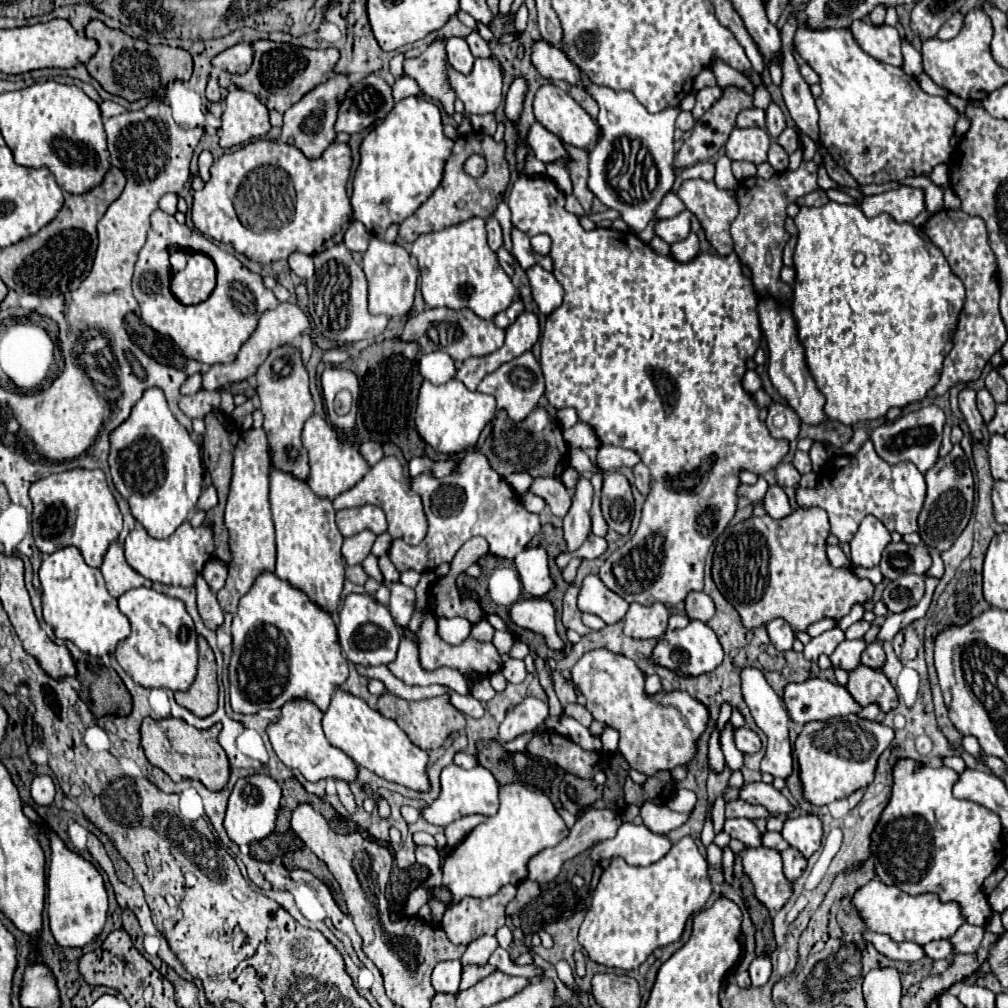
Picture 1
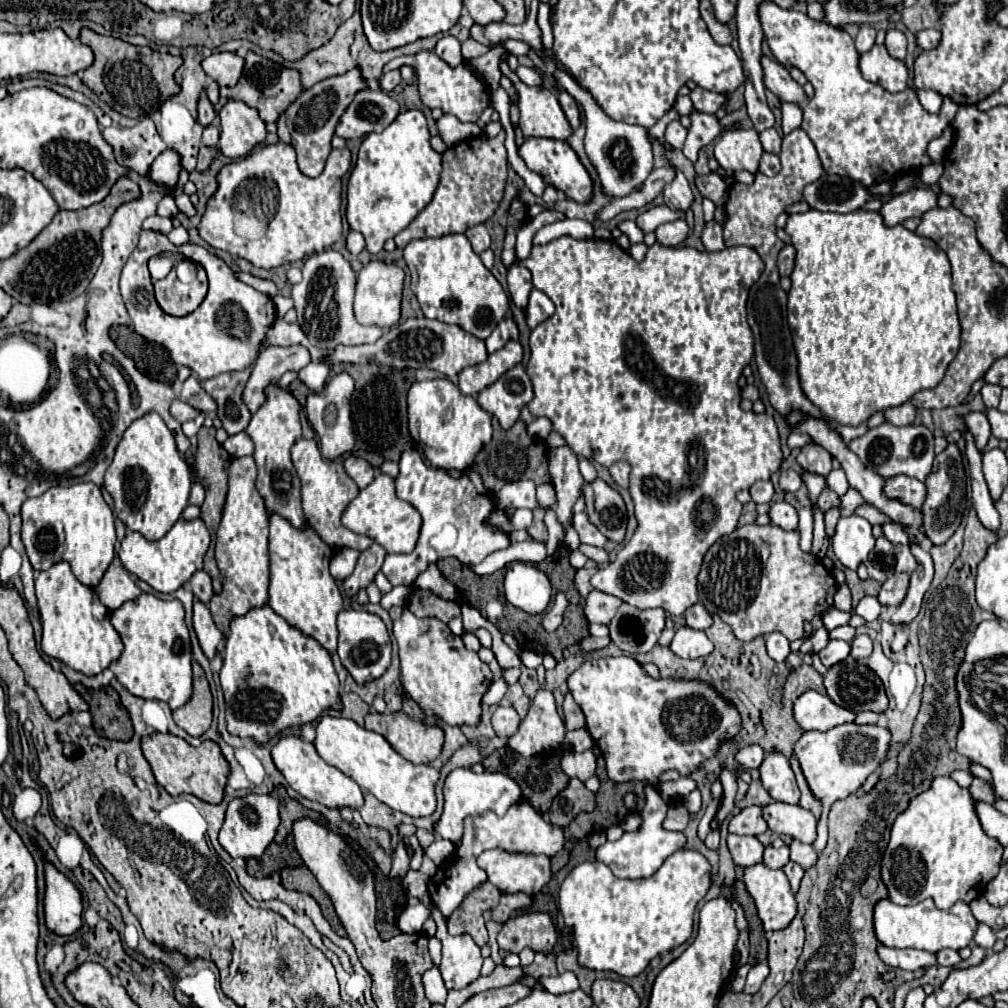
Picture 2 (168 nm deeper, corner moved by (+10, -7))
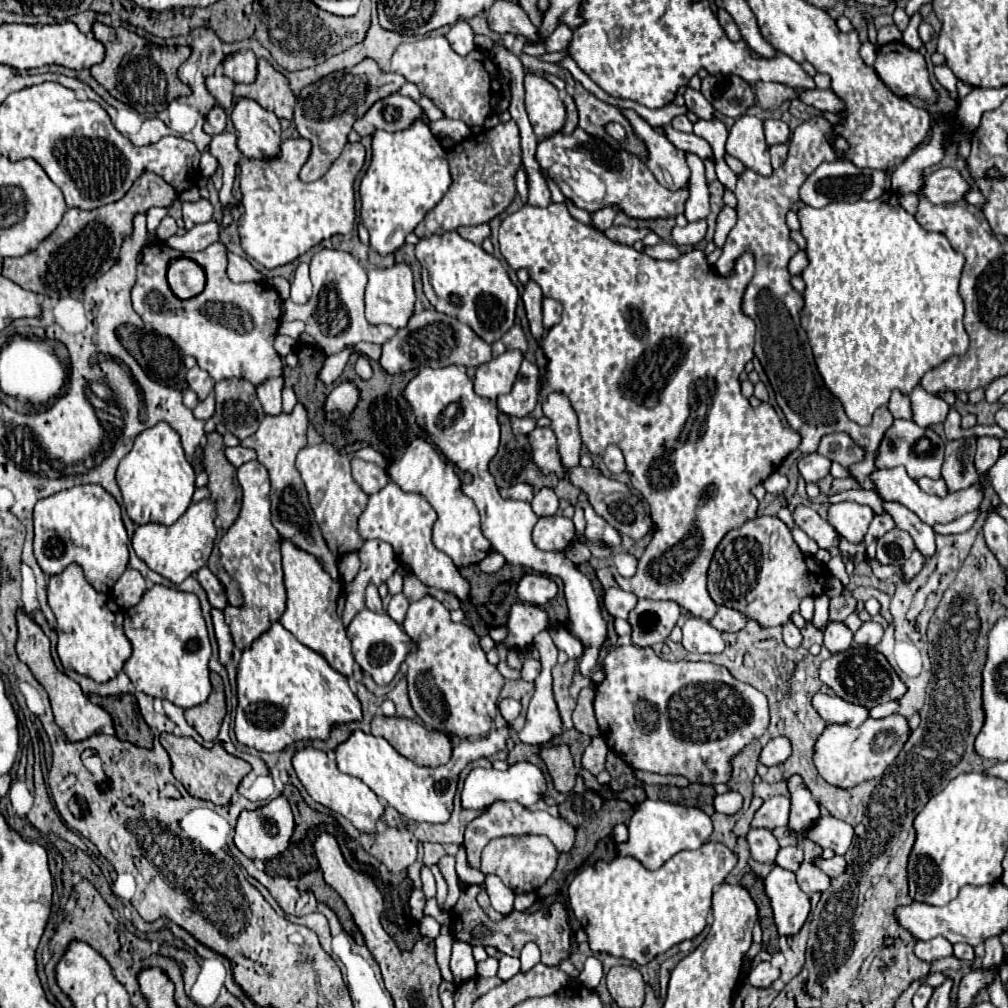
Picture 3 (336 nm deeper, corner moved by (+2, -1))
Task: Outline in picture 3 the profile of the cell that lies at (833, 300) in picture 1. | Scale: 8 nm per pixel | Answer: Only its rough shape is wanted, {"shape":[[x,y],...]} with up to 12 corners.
{"shape":[[897,201],[799,209],[801,325],[869,425],[967,353],[963,255]]}

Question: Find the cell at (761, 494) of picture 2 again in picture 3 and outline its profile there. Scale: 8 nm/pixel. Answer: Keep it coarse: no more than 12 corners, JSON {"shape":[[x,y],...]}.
{"shape":[[779,471],[763,481],[767,493],[781,495],[787,489],[787,477]]}

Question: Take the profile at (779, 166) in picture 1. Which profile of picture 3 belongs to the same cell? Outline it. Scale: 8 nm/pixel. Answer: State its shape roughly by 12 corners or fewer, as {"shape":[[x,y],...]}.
{"shape":[[787,145],[771,147],[771,165],[779,169],[787,159]]}

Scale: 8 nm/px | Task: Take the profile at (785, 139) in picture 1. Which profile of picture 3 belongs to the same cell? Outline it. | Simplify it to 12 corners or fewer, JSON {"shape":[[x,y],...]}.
{"shape":[[781,119],[765,121],[769,145],[787,143],[791,131]]}

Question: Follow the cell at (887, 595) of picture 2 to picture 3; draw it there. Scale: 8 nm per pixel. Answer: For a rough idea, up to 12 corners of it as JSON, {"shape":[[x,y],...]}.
{"shape":[[919,551],[905,561],[903,583],[921,571],[925,559]]}

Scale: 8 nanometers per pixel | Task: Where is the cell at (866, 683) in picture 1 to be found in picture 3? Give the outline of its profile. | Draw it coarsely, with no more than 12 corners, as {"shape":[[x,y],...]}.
{"shape":[[859,645],[825,659],[819,679],[867,709],[907,687],[881,653]]}

